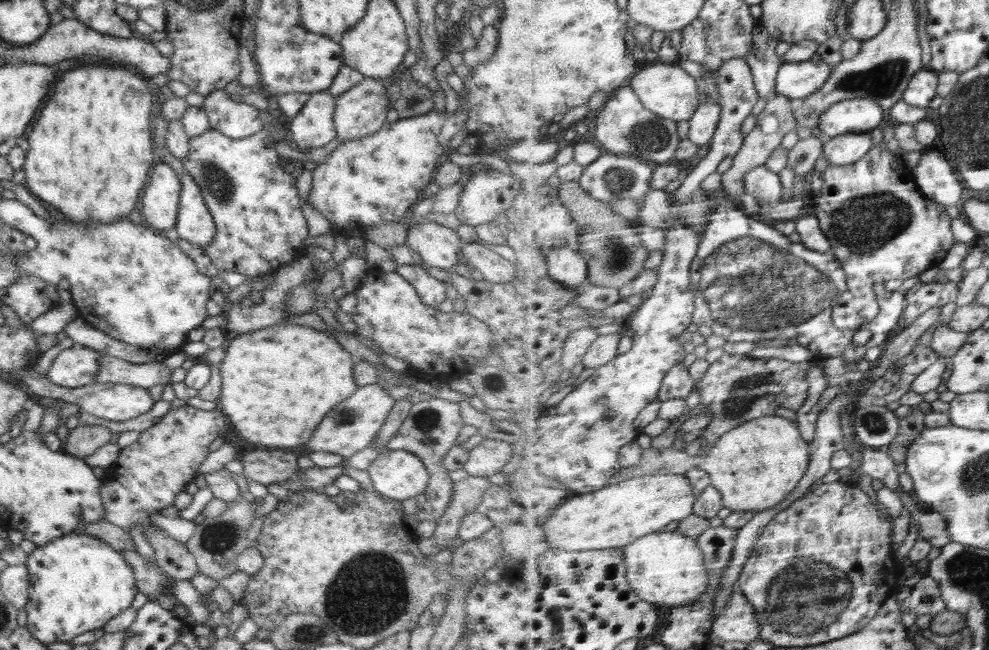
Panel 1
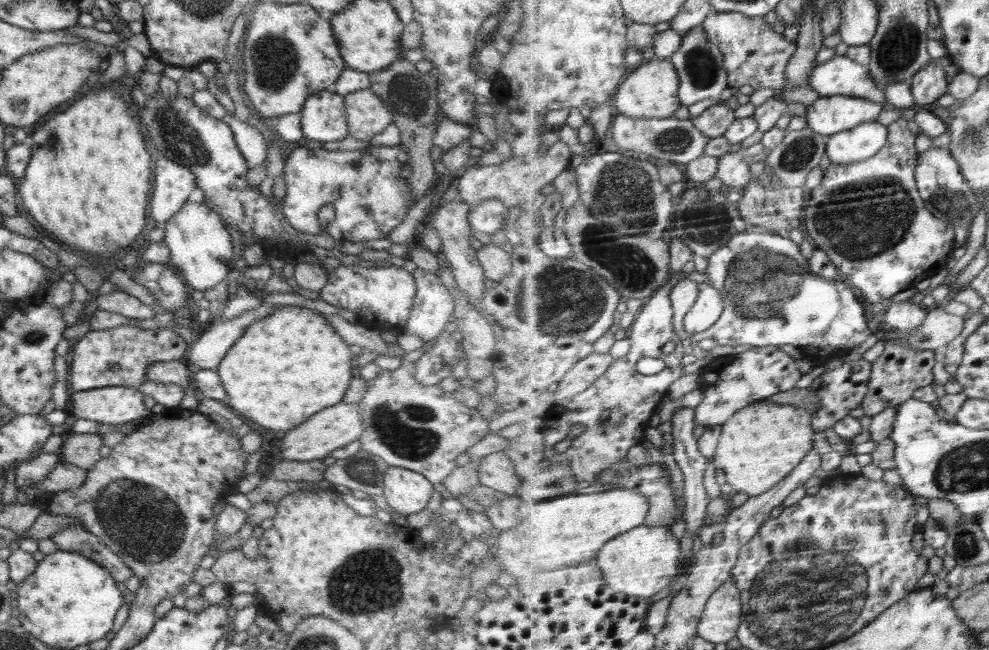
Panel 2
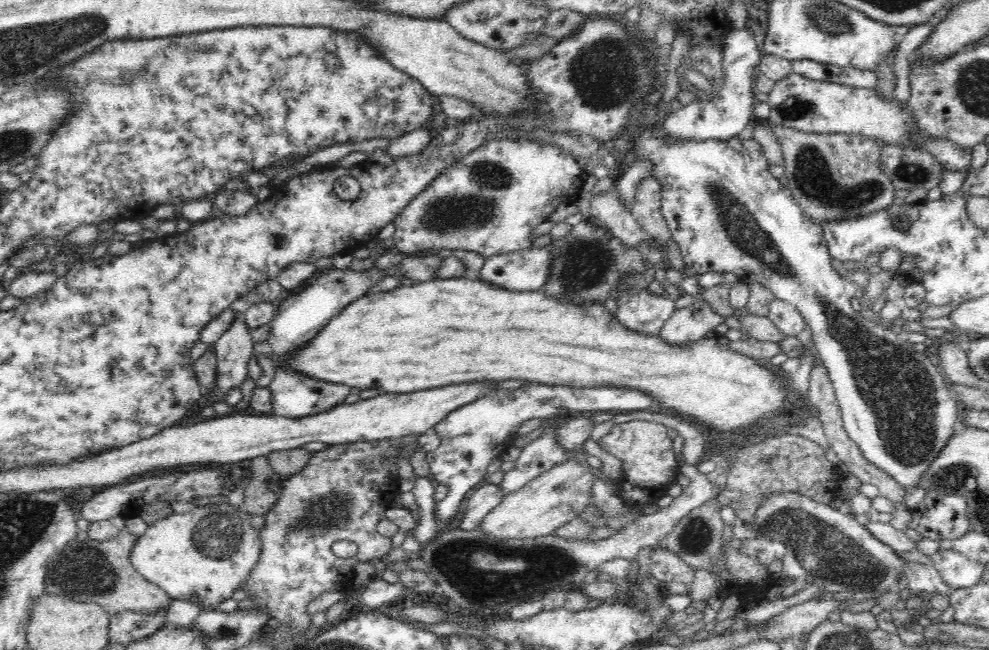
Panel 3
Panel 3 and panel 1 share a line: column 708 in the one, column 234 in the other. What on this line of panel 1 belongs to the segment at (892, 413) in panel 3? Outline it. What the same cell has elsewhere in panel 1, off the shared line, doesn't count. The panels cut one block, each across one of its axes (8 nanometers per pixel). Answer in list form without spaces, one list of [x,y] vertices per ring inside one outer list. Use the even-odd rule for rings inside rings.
[[[210,128],[204,134],[198,134],[189,140],[188,155],[181,161],[183,172],[196,181],[202,192],[202,199],[213,216],[216,234],[212,242],[203,246],[203,249],[218,270],[261,278],[305,253],[302,240],[308,238],[309,228],[300,208],[297,181],[280,167],[280,156],[275,145],[275,141],[264,129],[248,138],[234,140]]]

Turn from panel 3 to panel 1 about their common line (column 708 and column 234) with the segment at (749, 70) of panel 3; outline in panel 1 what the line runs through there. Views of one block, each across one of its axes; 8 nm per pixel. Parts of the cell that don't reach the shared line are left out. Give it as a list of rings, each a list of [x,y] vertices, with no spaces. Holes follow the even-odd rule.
[[[226,92],[207,94],[202,108],[211,128],[228,138],[234,140],[248,138],[263,129],[259,109],[241,101],[234,101]]]

